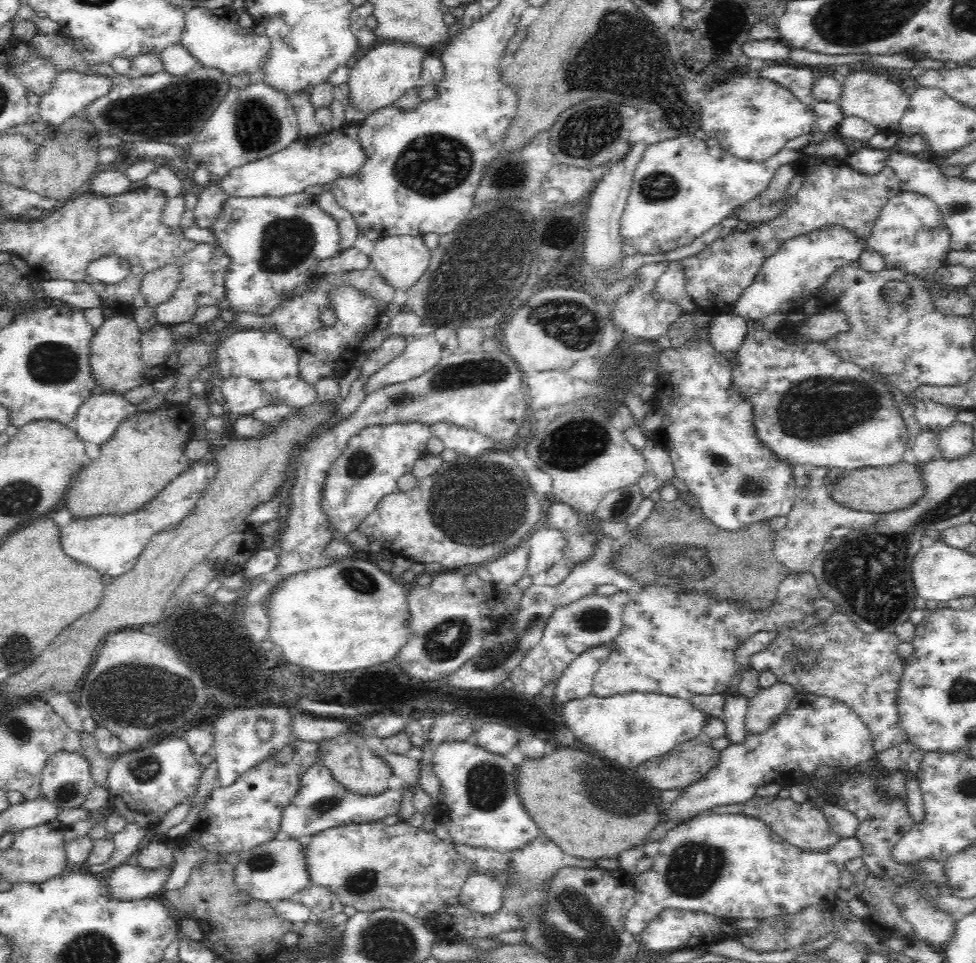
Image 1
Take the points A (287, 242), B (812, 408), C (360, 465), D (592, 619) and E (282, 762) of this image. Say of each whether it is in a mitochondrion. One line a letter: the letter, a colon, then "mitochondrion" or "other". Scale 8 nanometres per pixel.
A: mitochondrion
B: mitochondrion
C: mitochondrion
D: mitochondrion
E: mitochondrion

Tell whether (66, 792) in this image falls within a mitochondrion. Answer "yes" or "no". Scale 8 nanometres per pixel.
yes

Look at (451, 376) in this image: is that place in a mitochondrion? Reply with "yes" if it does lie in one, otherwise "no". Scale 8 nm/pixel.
yes

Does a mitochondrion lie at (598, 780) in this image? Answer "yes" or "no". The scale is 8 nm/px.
yes

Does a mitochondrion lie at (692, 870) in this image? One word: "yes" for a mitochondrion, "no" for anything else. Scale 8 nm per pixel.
yes

